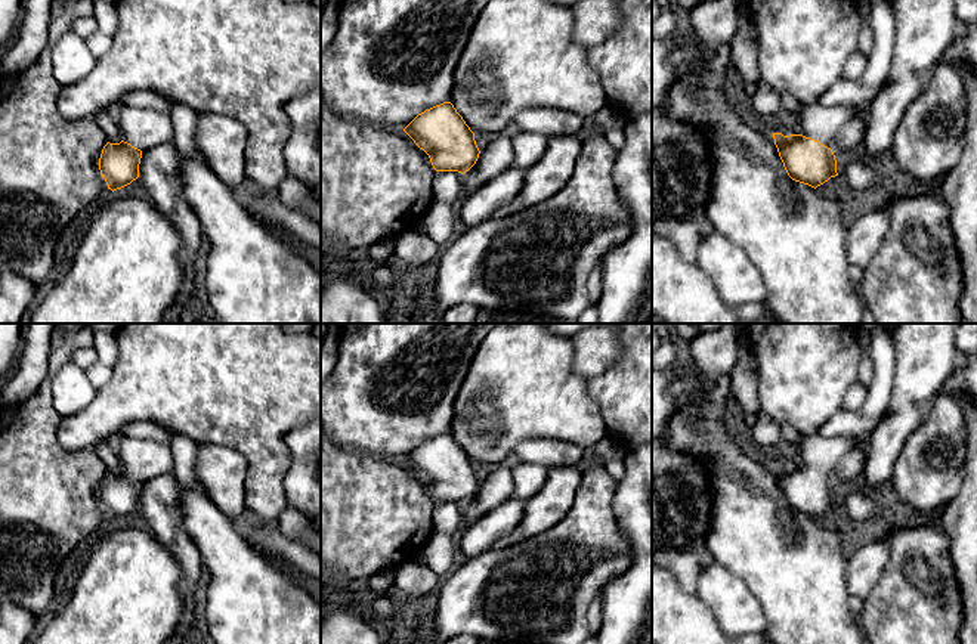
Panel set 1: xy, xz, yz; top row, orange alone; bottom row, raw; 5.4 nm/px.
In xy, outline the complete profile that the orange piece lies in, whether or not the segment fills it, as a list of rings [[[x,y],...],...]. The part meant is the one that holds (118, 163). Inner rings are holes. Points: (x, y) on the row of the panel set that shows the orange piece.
[[[118,106],[114,112],[123,140],[106,143],[99,158],[99,170],[112,192],[139,177],[142,152],[174,137],[168,112]]]

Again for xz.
[[[451,102],[418,114],[404,131],[429,155],[436,171],[464,174],[480,154],[474,133]]]

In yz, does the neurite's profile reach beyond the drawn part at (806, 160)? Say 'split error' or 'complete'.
split error

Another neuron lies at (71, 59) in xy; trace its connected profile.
[[[72,30],[64,32],[52,44],[53,77],[61,86],[71,86],[90,74],[96,58],[86,40]]]

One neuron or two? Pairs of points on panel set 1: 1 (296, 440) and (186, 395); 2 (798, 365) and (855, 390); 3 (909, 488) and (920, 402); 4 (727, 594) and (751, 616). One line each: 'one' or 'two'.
1: two
2: two
3: two
4: one

